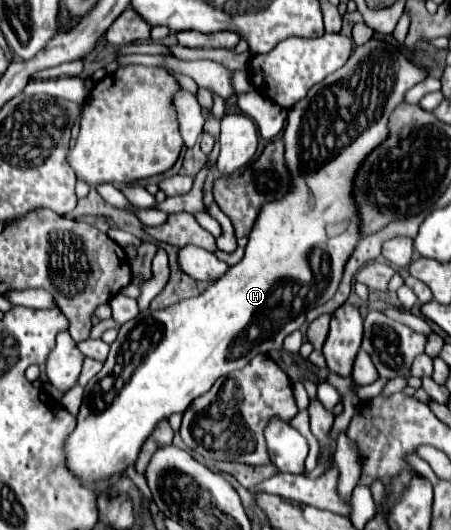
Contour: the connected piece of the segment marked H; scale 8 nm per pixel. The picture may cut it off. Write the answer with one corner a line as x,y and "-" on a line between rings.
372,37
364,45
354,47
350,59
338,71
316,83
312,91
288,111
284,127
284,161
292,183
280,201
262,207
248,235
244,259
232,265
198,297
184,299
158,311
144,309
138,317
126,321
118,329
118,339
110,345
104,369
88,381
78,425
66,441
68,469
74,475
80,475
84,485
96,485
100,479
124,471
128,463
138,459
142,443
160,419
170,417
172,413
184,413
218,377
238,371
252,357
282,349
284,337
300,329
310,307
324,305
334,297
344,267
360,239
360,215
352,195
356,171
372,149
388,139
390,113
404,103
406,91
424,81
424,77
428,77
428,71
410,61
398,45

